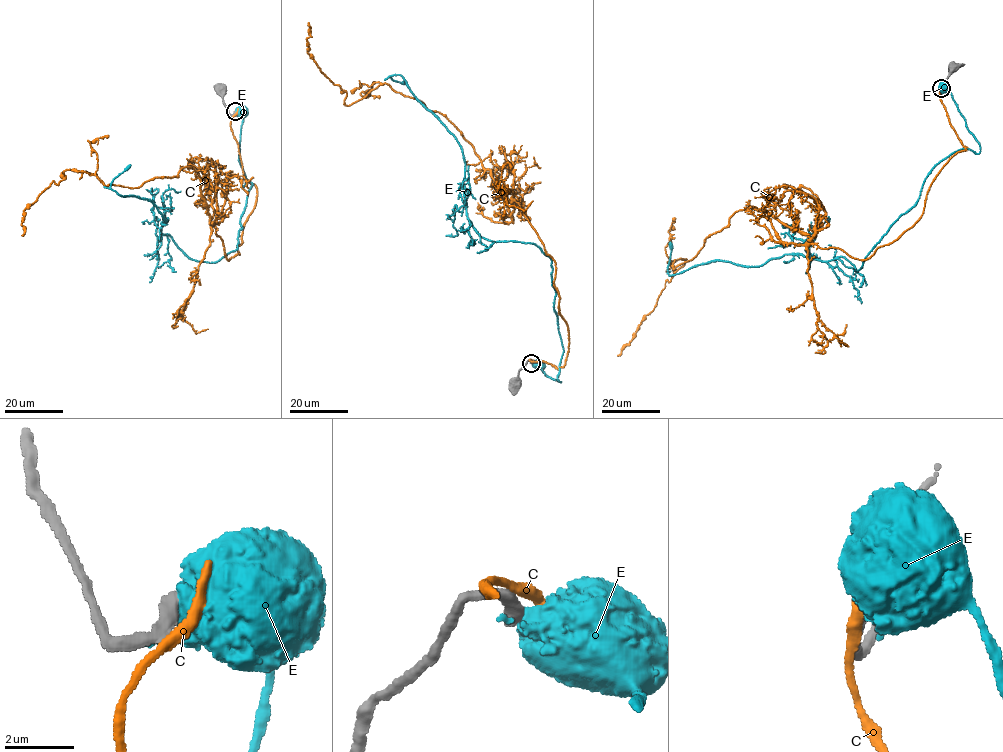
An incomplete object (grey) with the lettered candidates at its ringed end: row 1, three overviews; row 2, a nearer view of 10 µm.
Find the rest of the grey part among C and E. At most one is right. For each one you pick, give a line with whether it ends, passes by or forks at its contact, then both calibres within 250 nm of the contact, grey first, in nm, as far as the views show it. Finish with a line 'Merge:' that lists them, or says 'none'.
Merge: none

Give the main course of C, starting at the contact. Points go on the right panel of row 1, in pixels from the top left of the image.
C: (940, 92), (966, 147), (900, 236), (852, 258), (739, 210), (695, 257), (675, 260), (686, 260), (617, 356)

